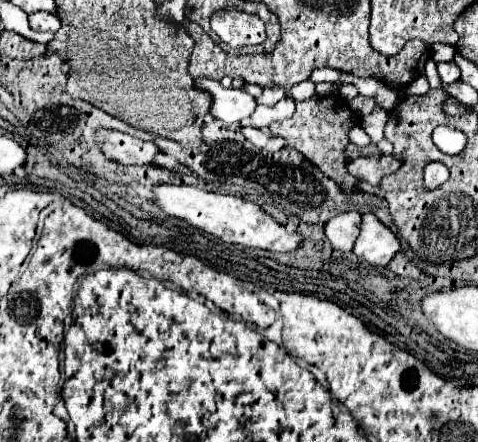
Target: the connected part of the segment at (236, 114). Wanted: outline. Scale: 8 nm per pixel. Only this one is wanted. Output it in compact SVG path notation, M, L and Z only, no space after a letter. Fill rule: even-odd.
M199 77L199 79L195 79L195 87L199 91L207 91L211 95L209 113L215 119L225 121L225 123L239 123L239 121L247 119L257 107L255 97L251 97L249 93L243 93L239 89L225 89L215 79Z

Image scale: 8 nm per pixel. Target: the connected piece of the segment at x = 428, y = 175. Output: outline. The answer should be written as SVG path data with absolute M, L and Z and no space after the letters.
M431 161L424 168L424 186L426 189L434 189L443 185L449 179L449 169L439 163L439 161Z

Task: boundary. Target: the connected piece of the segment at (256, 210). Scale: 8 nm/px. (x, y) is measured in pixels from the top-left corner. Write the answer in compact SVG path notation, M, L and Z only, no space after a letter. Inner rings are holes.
M157 185L153 189L155 193L155 203L173 217L185 219L197 229L203 229L217 239L225 243L235 243L251 249L267 249L275 253L291 253L295 251L303 237L299 233L287 233L287 229L277 223L271 215L267 215L259 205L245 201L241 197L233 195L219 195L219 193L209 193L197 187L187 187L187 185Z

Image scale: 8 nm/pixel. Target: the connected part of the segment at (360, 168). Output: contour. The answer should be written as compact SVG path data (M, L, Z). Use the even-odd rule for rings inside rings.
M367 155L347 163L349 173L361 181L363 191L371 191L371 187L377 187L379 181L385 175L397 171L397 167L399 167L399 159L395 155Z

